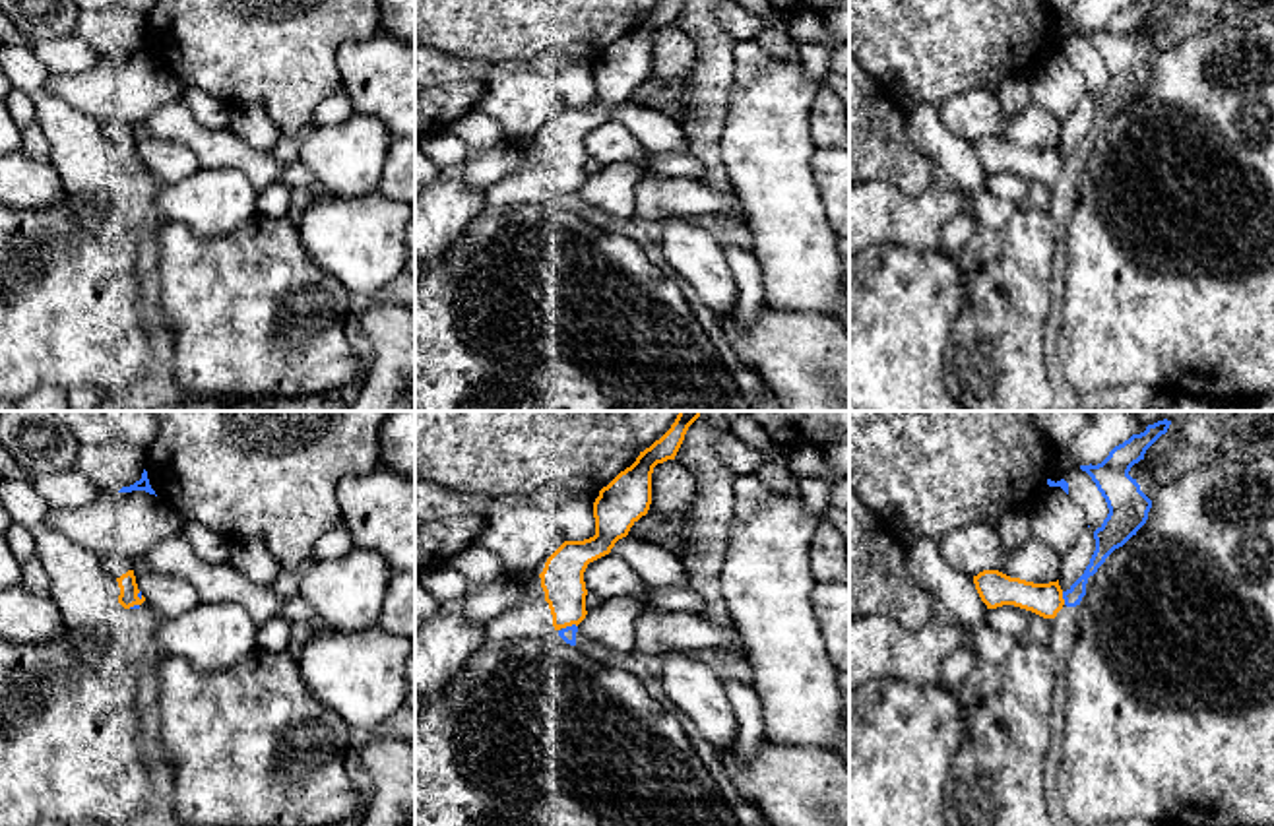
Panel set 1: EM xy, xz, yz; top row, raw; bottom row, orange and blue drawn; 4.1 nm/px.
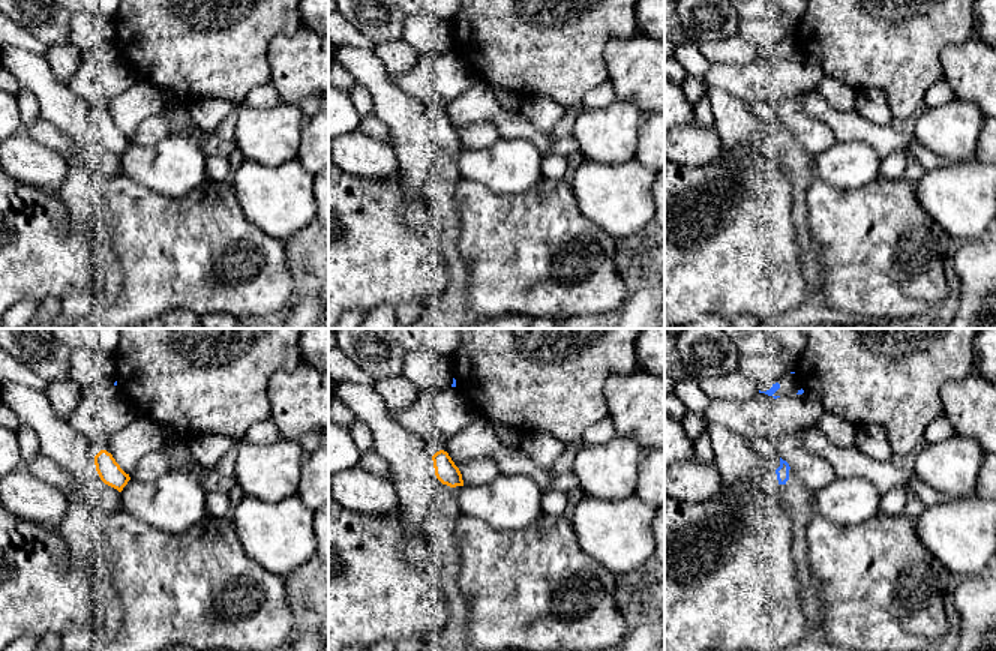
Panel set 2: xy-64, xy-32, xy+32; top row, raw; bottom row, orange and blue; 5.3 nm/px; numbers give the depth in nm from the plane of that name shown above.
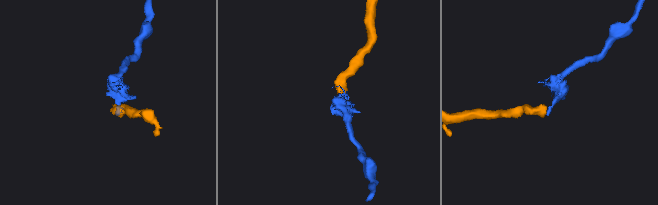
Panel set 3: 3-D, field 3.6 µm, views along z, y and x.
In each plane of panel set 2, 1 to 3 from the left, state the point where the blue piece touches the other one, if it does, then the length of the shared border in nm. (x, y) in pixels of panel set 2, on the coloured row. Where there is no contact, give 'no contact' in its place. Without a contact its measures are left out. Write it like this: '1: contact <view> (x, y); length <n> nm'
1: no contact
2: no contact
3: no contact

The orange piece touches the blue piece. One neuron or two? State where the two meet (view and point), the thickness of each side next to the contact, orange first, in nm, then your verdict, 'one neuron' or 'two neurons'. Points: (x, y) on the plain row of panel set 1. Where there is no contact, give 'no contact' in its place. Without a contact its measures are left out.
xz (569, 190) | 180/60 nm | two neurons

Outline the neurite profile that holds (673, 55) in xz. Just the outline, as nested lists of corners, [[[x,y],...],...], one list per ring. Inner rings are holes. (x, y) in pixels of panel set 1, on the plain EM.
[[[677,25],[657,29],[652,39],[652,70],[628,97],[640,109],[659,109],[677,97],[698,58],[692,39]]]

